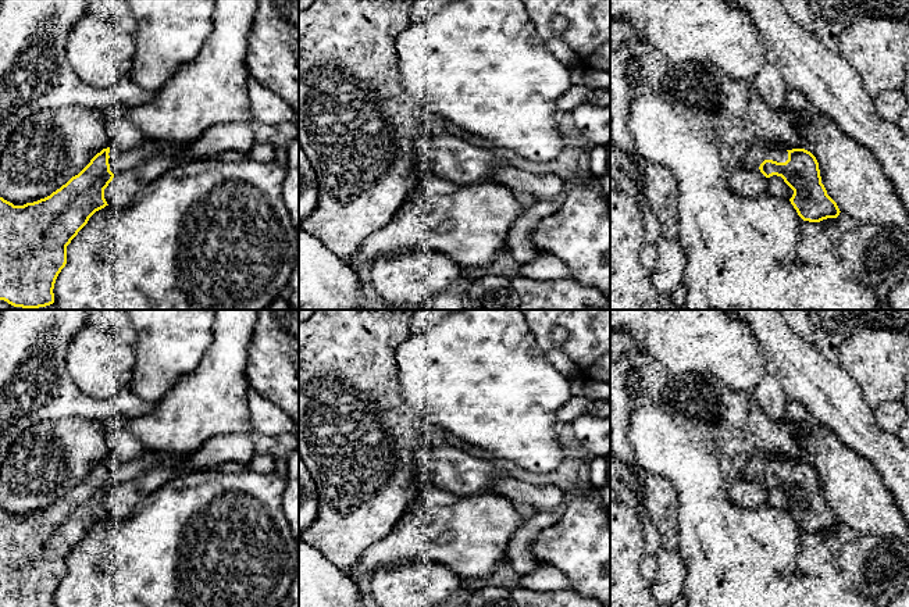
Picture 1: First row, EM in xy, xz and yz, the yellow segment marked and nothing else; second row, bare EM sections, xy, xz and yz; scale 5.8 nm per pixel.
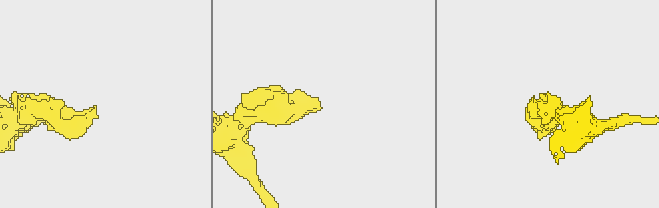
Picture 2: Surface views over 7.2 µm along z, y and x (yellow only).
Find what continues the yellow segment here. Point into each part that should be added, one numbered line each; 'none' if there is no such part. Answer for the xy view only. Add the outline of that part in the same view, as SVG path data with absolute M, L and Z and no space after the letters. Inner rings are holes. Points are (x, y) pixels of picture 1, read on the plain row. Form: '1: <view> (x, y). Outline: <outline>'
1: xy (118, 472). Outline: M145 450L143 456L135 461L124 463L124 464L114 464L110 460L110 482L113 485L131 481L140 475L142 472L147 471L153 465L158 465L167 463L167 460L156 453Z

